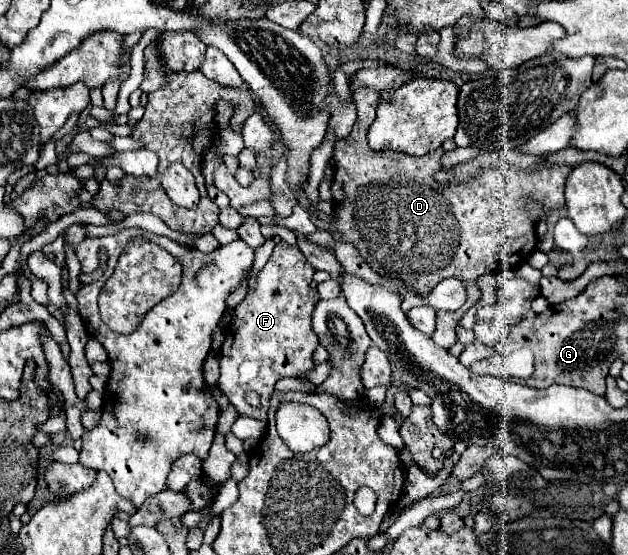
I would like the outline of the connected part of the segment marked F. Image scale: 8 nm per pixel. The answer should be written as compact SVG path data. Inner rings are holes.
M277 243L267 265L259 271L253 291L235 307L235 321L221 347L221 377L217 387L241 415L267 421L273 385L283 377L297 377L315 367L313 351L319 341L311 329L311 315L321 297L309 285L313 273L313 265L307 263L297 247ZM247 391L257 391L261 395L261 409L247 405Z

